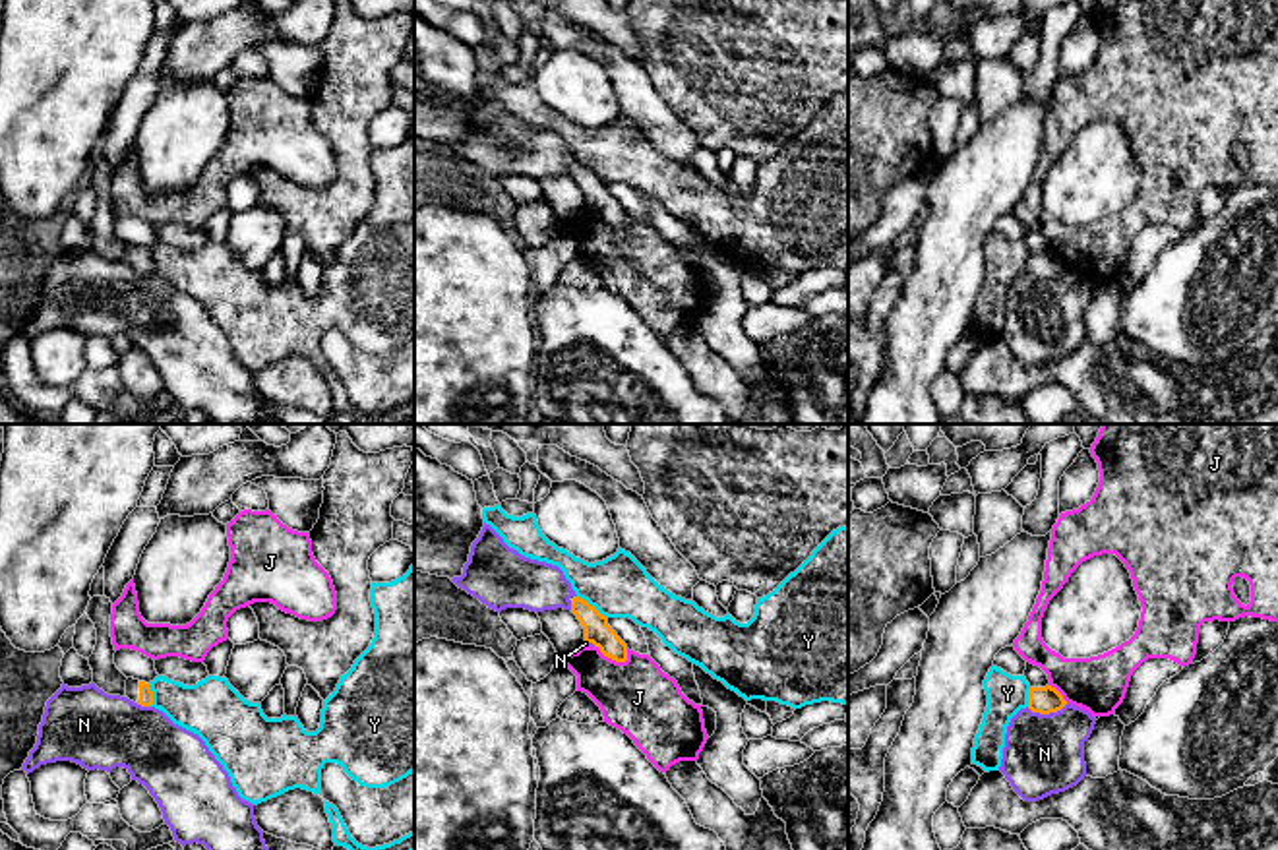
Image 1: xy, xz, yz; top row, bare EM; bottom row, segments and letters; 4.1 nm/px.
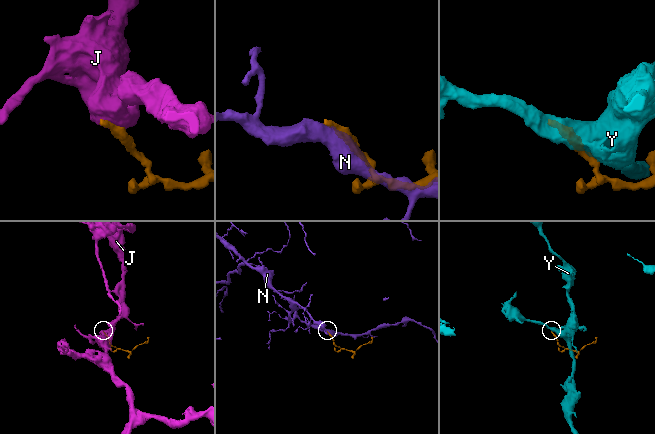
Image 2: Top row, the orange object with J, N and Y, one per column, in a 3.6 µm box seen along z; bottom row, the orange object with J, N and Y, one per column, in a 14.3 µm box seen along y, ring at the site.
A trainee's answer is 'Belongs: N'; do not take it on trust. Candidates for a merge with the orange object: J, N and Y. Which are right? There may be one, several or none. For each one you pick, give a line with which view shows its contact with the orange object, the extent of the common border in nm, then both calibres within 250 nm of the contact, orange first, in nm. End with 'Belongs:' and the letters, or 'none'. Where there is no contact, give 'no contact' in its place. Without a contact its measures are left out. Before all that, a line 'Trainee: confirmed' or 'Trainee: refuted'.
Trainee: refuted
Belongs: none

